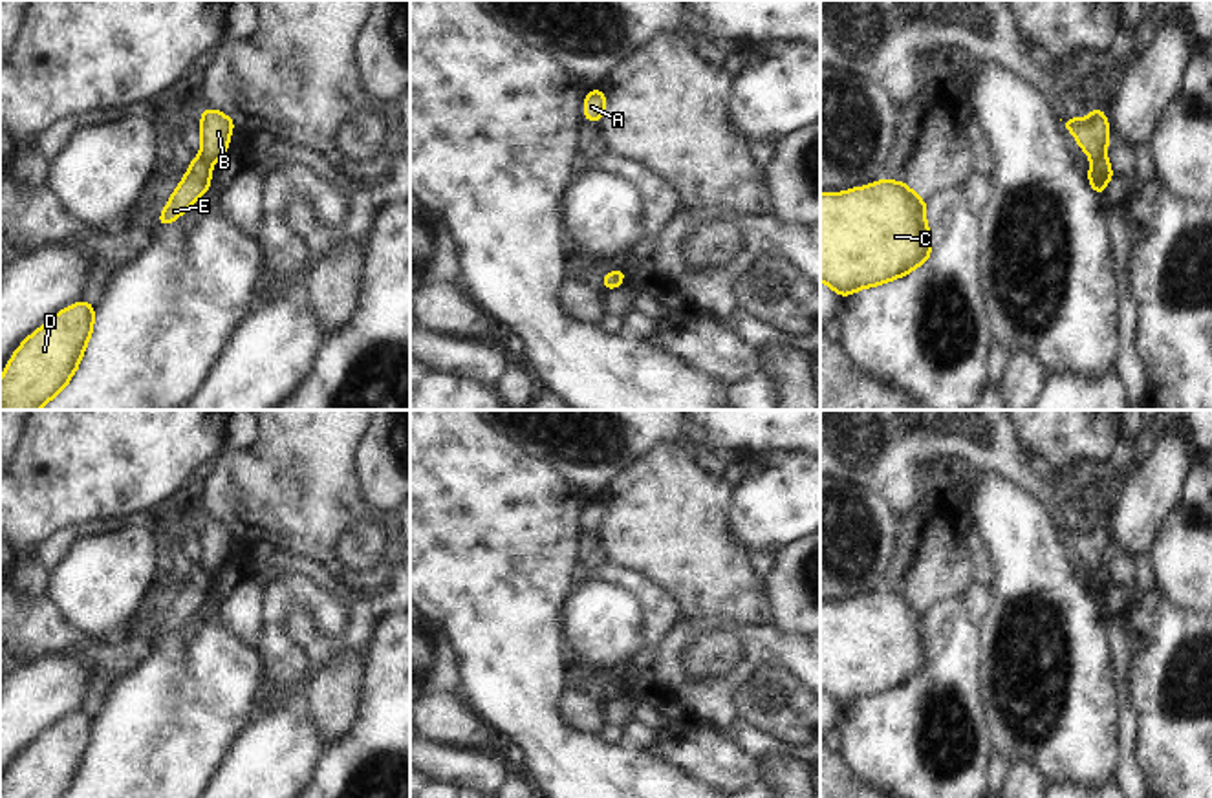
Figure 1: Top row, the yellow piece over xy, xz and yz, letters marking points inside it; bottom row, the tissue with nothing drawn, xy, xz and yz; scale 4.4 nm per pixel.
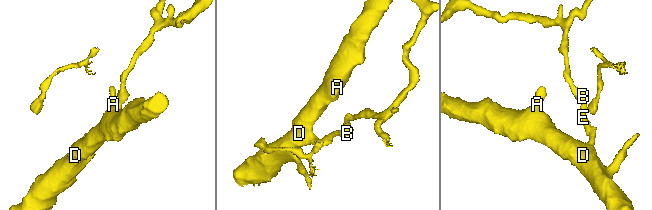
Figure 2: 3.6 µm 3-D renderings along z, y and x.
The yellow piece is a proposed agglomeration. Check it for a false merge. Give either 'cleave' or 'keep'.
cleave

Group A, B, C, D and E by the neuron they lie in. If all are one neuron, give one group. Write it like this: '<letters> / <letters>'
A C D E / B

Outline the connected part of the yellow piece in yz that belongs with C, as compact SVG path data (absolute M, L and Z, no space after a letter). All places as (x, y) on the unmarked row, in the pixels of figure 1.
M892 589L820 604L820 690L848 706L910 685L932 663L926 617Z

